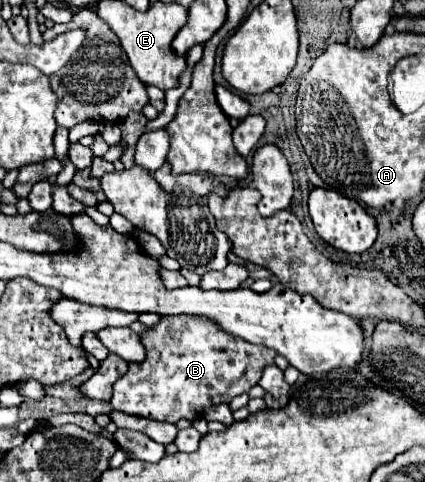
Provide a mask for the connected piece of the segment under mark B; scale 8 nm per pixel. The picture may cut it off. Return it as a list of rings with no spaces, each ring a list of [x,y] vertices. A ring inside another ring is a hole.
[[[161,318],[155,326],[141,334],[141,342],[147,350],[143,362],[131,362],[129,370],[115,382],[111,406],[125,414],[143,416],[159,422],[175,424],[181,418],[195,420],[203,416],[203,410],[213,404],[229,404],[235,396],[249,392],[261,378],[261,370],[275,362],[277,352],[265,346],[253,346],[239,337],[221,334],[217,326],[201,322],[201,318]]]

